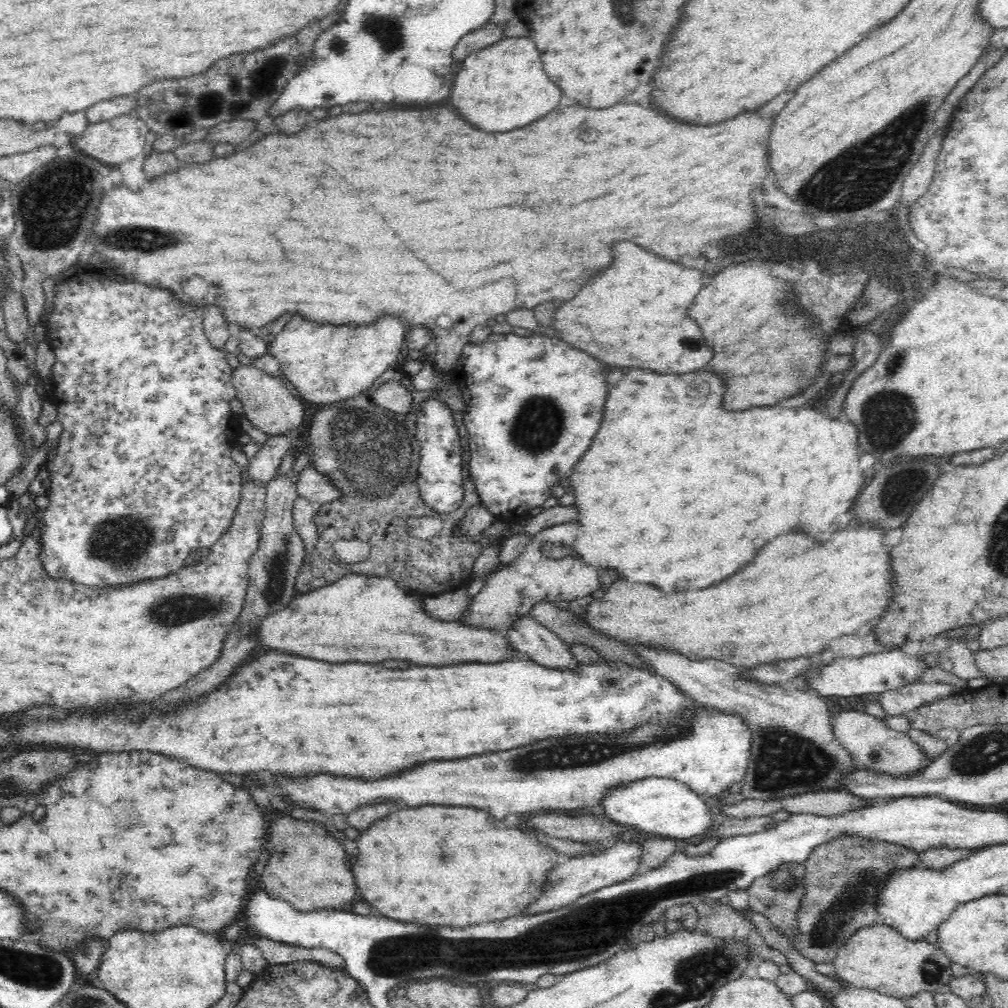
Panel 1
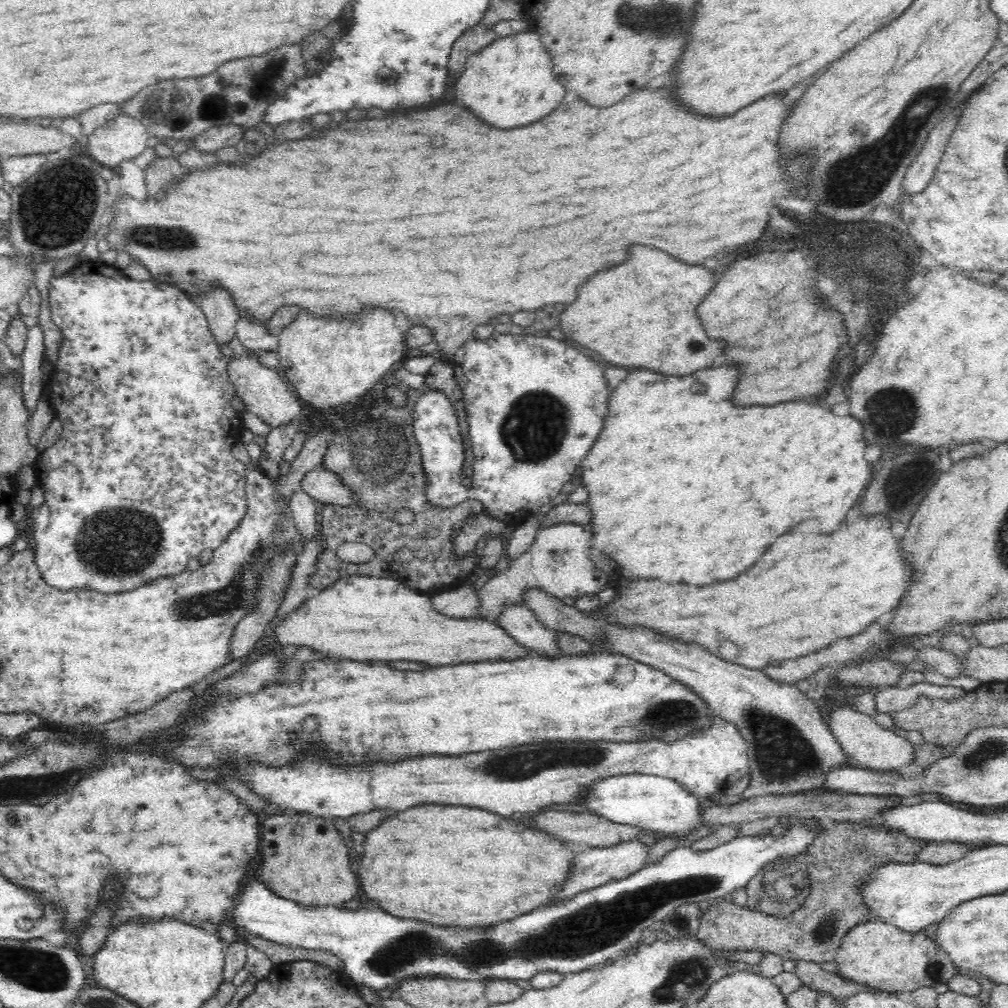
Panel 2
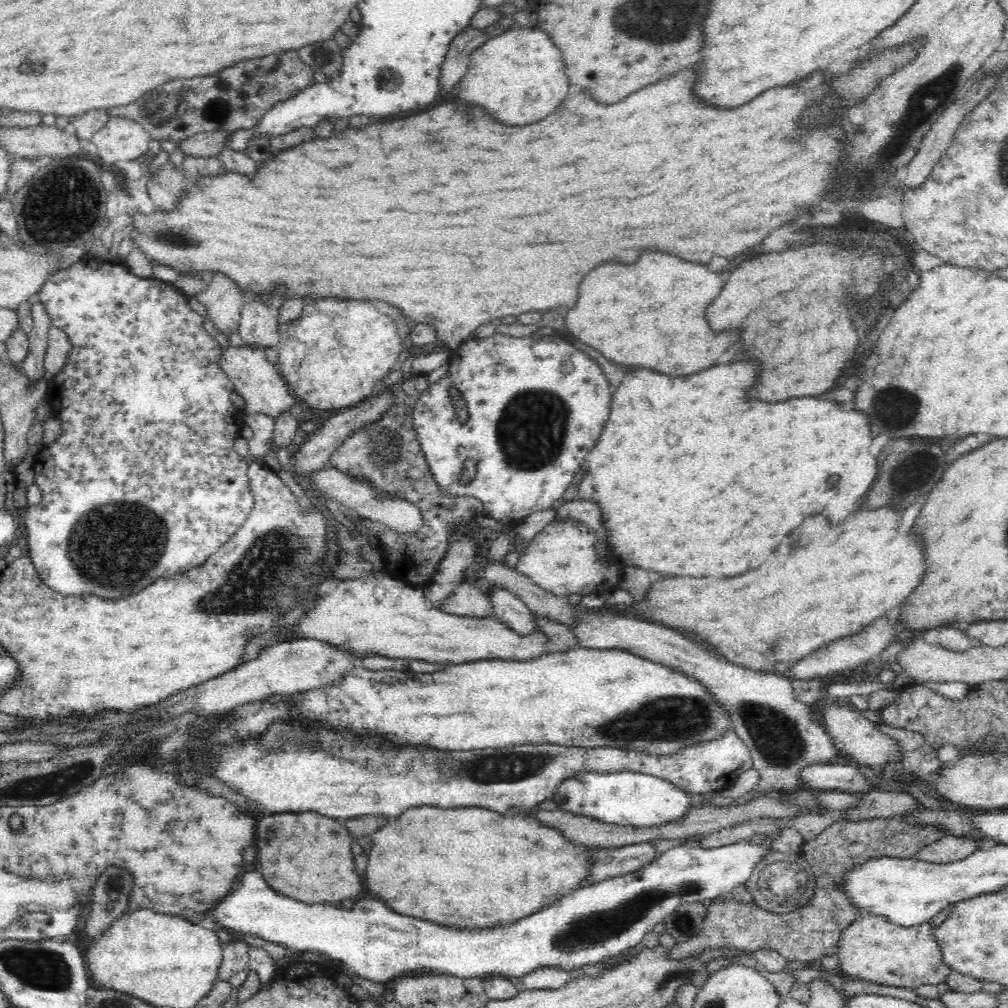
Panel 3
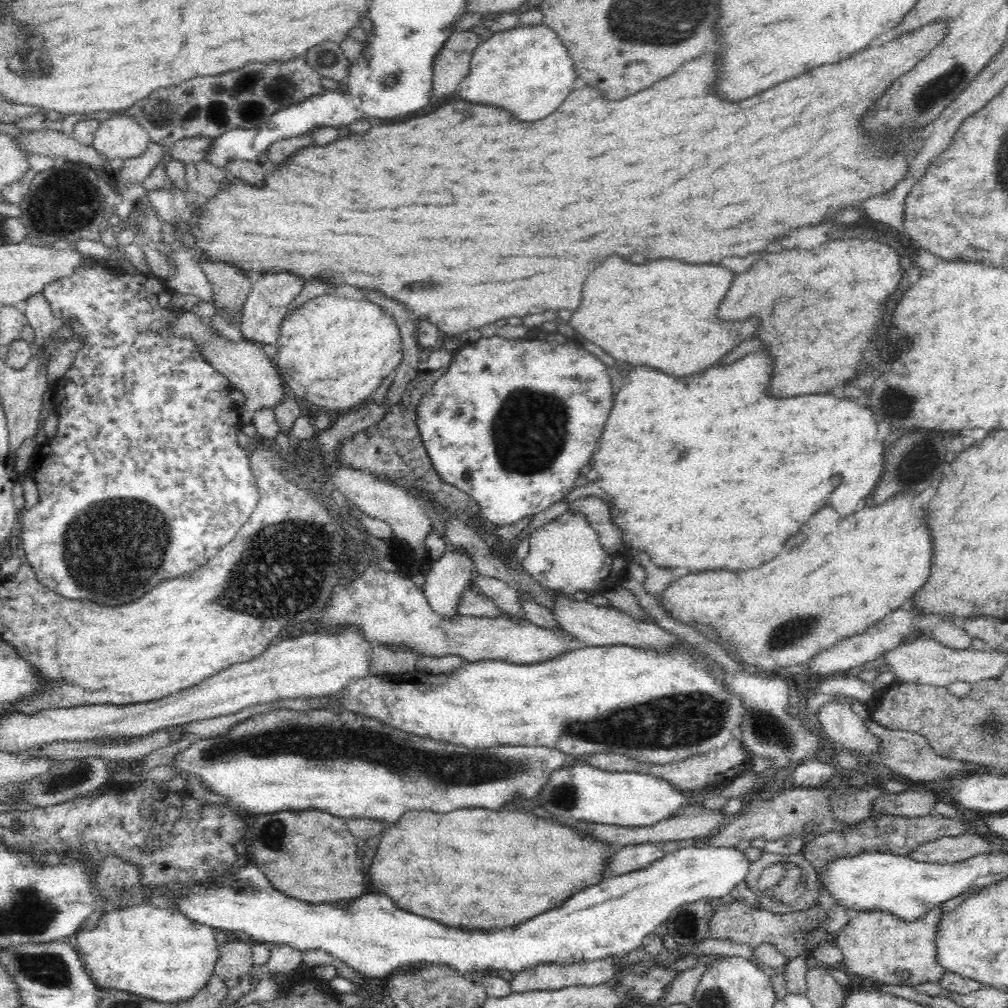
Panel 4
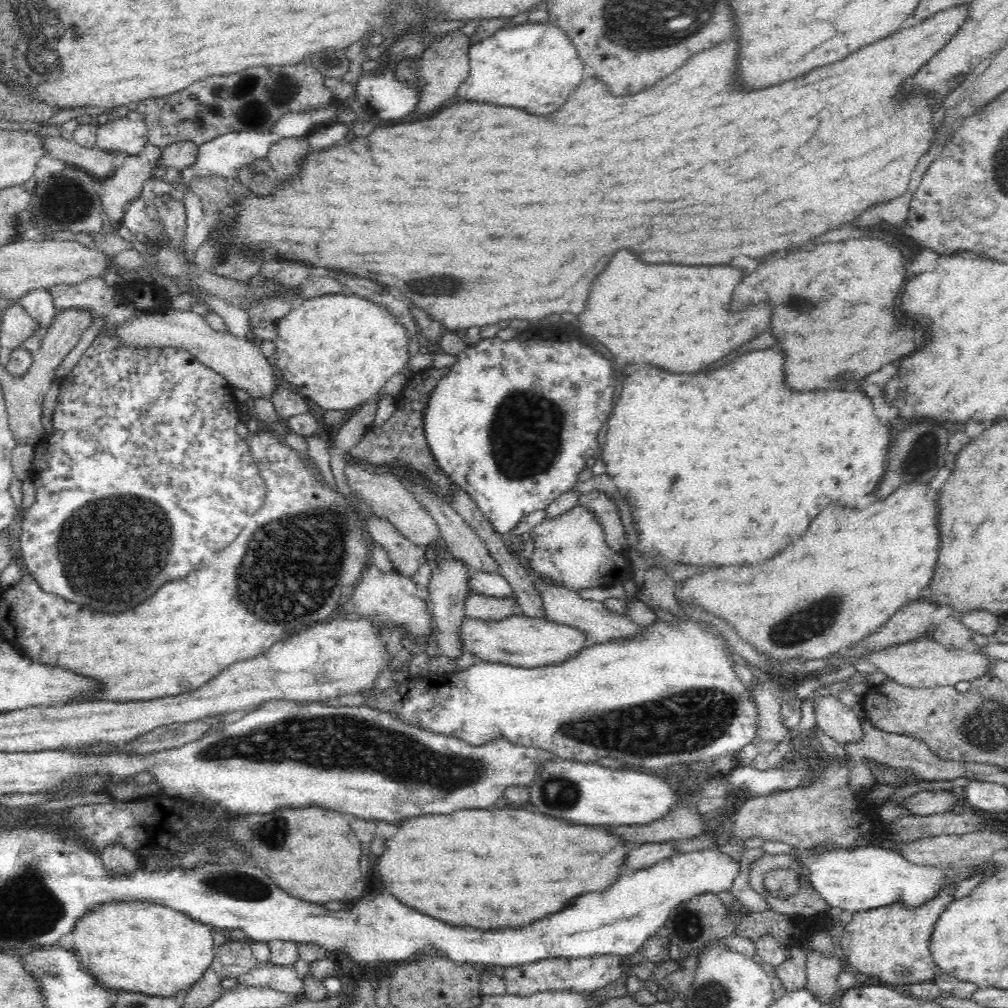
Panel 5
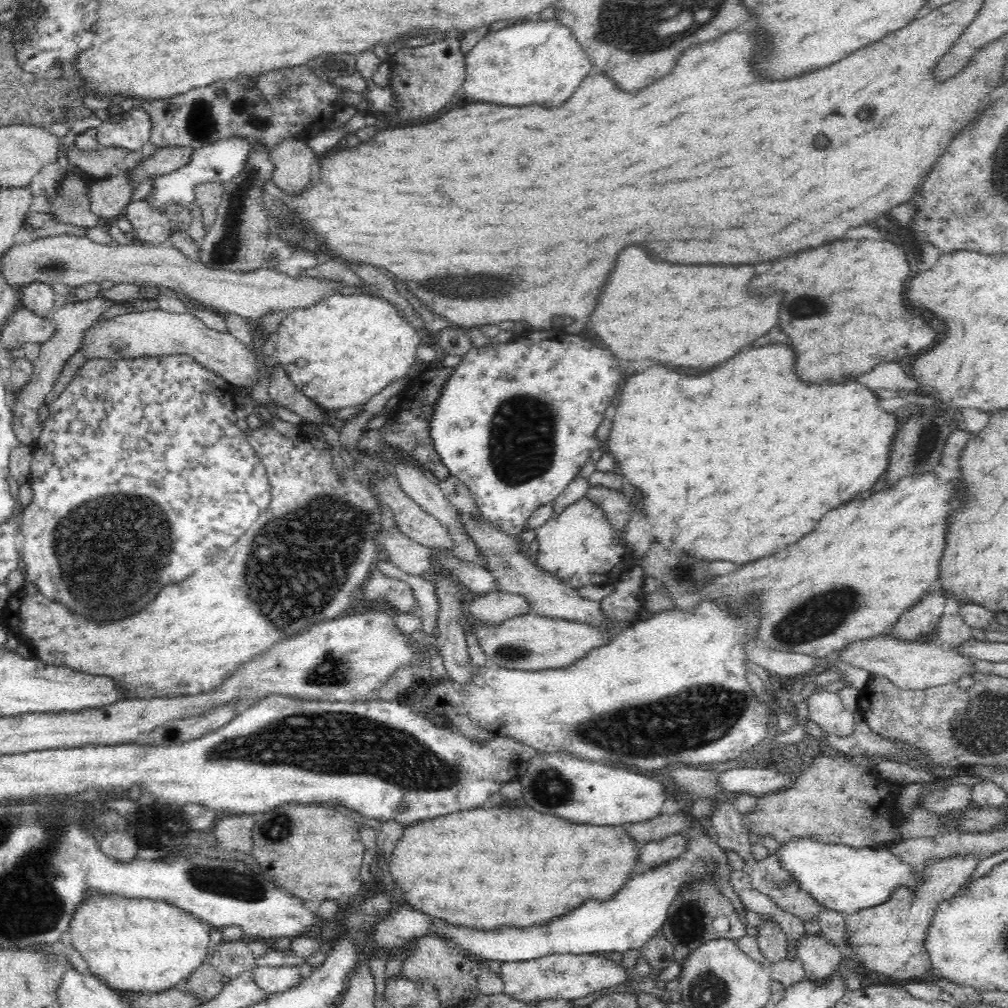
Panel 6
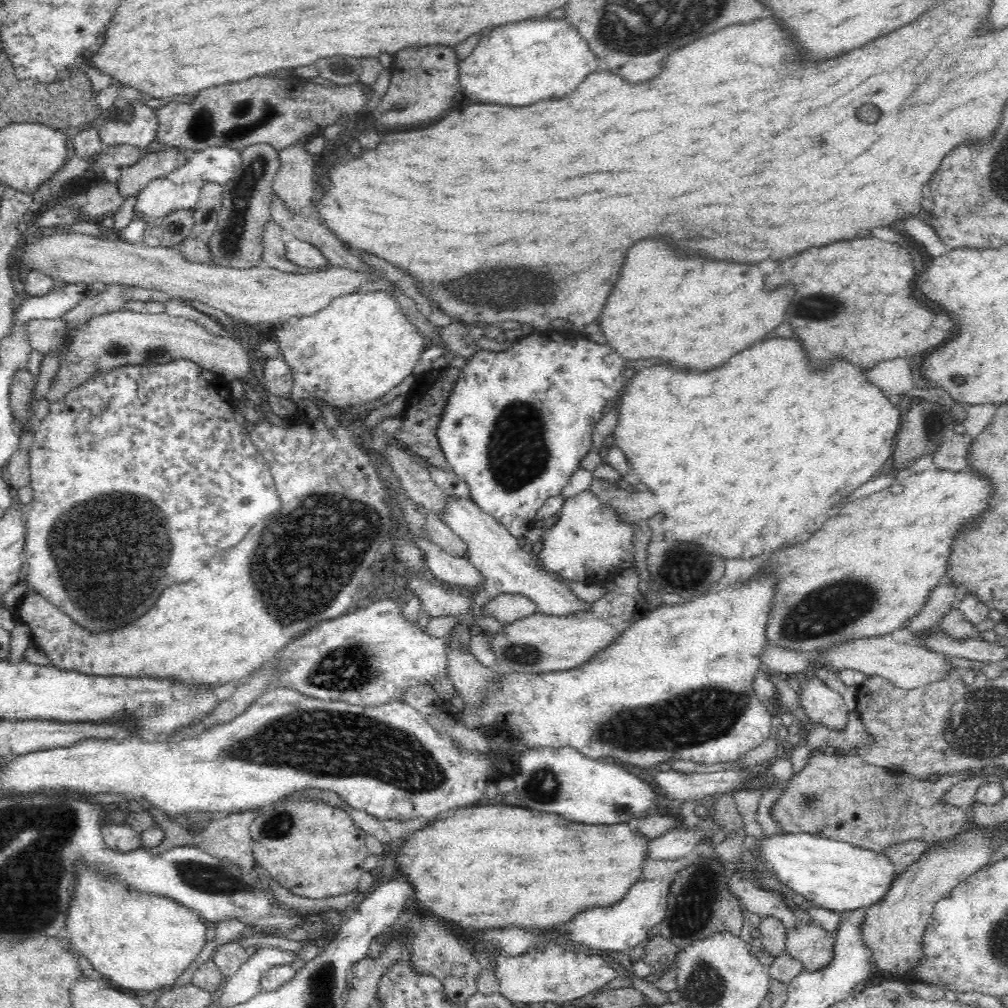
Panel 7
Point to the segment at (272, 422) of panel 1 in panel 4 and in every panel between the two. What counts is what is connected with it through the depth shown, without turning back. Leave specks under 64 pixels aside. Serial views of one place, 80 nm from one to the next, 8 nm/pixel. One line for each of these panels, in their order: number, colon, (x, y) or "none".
2: (264, 391)
3: (259, 382)
4: (249, 369)

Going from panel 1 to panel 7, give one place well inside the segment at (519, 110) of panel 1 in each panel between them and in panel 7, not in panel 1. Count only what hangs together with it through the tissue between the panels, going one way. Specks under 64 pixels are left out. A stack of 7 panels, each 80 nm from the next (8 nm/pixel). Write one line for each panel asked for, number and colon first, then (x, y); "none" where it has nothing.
2: (510, 83)
3: (519, 76)
4: (527, 69)
5: (535, 66)
6: (542, 62)
7: (518, 64)

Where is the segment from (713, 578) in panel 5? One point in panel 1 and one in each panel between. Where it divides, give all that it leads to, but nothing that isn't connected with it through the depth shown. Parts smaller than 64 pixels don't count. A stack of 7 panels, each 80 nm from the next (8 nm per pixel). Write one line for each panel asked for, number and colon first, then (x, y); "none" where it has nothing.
1: (797, 596)
2: (810, 589)
3: (823, 583)
4: (840, 573)

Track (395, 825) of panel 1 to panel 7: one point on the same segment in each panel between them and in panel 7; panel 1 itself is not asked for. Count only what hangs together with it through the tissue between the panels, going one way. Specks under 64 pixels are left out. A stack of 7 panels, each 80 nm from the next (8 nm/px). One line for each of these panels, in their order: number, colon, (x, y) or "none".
2: (452, 865)
3: (494, 868)
4: (473, 868)
5: (487, 868)
6: (483, 868)
7: (489, 866)

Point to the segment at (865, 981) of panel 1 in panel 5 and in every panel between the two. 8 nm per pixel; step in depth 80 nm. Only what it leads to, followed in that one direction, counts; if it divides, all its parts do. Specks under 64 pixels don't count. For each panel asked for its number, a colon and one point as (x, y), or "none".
2: (876, 954)
3: (872, 948)
4: (879, 944)
5: (892, 942)

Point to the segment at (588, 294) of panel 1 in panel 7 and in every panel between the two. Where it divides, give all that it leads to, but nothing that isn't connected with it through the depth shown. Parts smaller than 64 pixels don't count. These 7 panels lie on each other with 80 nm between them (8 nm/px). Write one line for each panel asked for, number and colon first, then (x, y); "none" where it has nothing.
2: (642, 313)
3: (653, 313)
4: (665, 313)
5: (677, 317)
6: (708, 315)
7: (695, 312)

